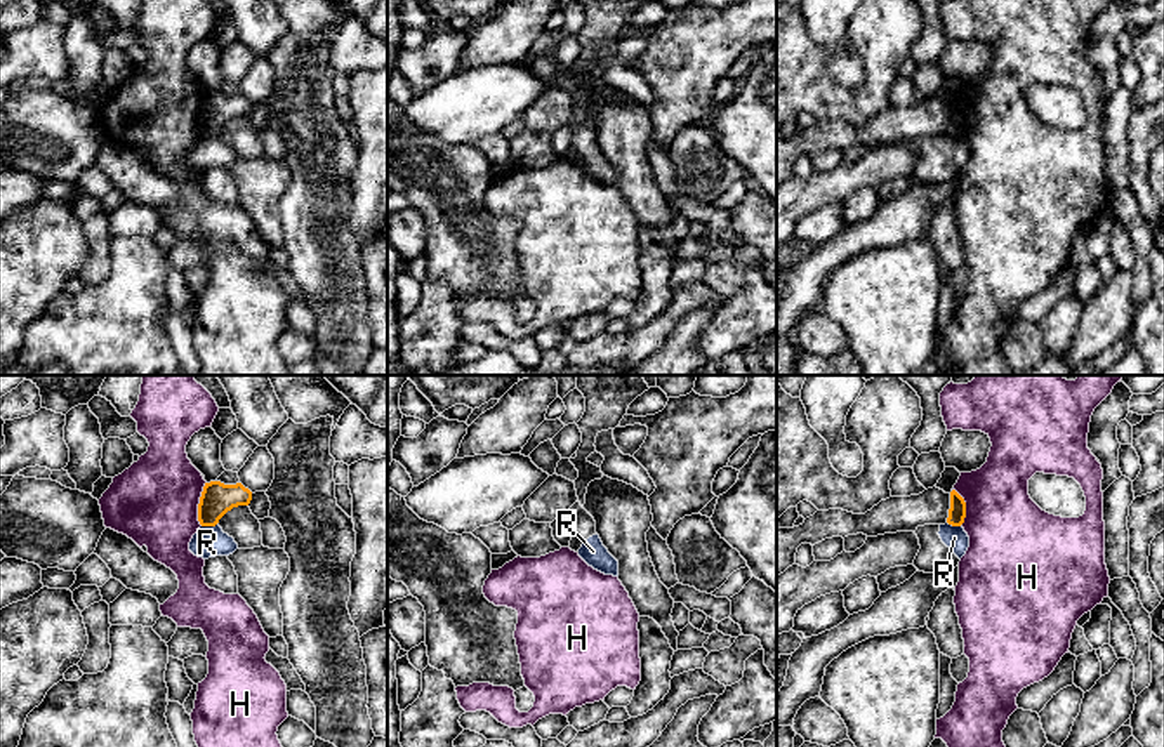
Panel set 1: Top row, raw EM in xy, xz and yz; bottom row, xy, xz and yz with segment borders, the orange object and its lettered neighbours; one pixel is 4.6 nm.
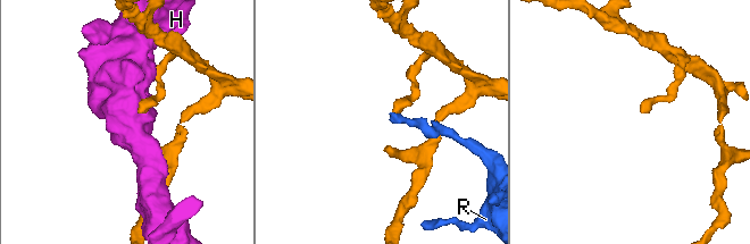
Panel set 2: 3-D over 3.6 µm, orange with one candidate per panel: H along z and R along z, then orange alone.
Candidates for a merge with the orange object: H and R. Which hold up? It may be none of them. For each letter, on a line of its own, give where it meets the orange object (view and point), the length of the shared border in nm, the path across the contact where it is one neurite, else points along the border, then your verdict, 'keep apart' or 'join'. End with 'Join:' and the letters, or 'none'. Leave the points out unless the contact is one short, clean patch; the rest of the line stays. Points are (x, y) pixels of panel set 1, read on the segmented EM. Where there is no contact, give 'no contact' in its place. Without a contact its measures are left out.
H: xy (198, 504) | 200 nm | keep apart
R: xy (209, 525) | 70 nm | along xy (216, 523), (202, 527) | keep apart
Join: none

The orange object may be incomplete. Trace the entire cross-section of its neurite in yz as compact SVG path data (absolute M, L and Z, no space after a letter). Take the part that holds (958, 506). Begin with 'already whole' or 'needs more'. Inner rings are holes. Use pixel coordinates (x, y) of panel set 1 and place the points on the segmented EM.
already whole; M952 490L947 523L952 526L961 526L964 523L964 518L966 518L966 502L956 490Z

